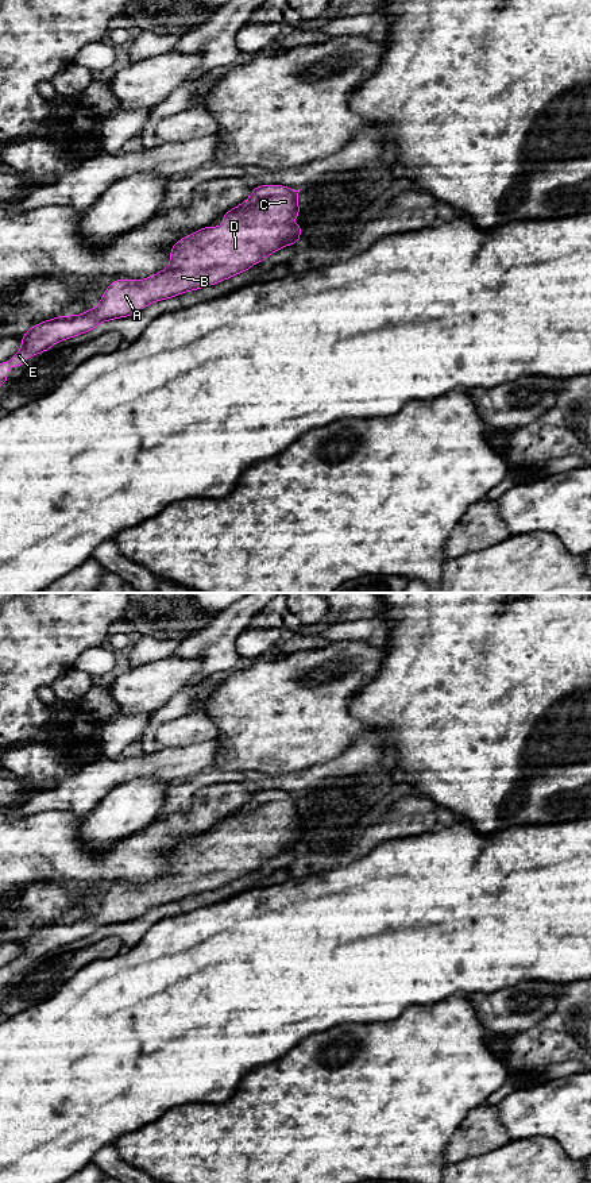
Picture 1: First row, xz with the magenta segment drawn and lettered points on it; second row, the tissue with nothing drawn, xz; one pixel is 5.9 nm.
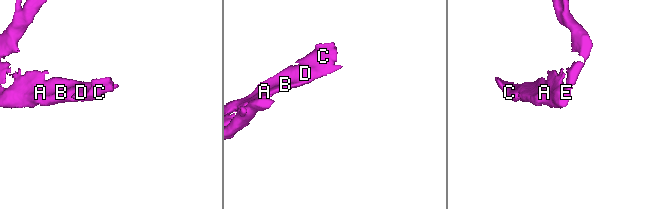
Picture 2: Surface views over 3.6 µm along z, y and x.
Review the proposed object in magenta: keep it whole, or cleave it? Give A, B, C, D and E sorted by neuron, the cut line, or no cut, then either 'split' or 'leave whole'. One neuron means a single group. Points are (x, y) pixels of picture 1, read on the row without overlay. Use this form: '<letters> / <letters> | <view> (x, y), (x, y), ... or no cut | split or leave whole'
A B C D E | no cut | leave whole

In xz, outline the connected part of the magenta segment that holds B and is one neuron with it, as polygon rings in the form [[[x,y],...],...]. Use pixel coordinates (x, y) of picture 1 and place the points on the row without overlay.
[[[283,790],[252,793],[251,801],[219,824],[228,831],[202,832],[179,844],[170,855],[170,870],[146,885],[115,885],[104,897],[98,910],[74,921],[58,921],[40,926],[22,941],[22,953],[0,968],[0,991],[8,986],[8,971],[18,974],[31,960],[50,955],[55,948],[78,941],[96,933],[100,928],[135,920],[151,908],[175,902],[225,886],[287,849],[298,849],[302,832],[291,826],[300,821],[298,795]]]

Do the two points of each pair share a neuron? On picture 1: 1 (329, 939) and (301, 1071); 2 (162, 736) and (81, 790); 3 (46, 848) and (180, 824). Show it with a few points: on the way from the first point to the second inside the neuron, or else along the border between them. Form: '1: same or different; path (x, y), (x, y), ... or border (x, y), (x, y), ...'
1: different; border (339, 1024), (308, 1035), (284, 1055)
2: different; border (190, 744), (159, 748)
3: same; path (80, 863), (126, 863), (139, 859), (146, 852)

